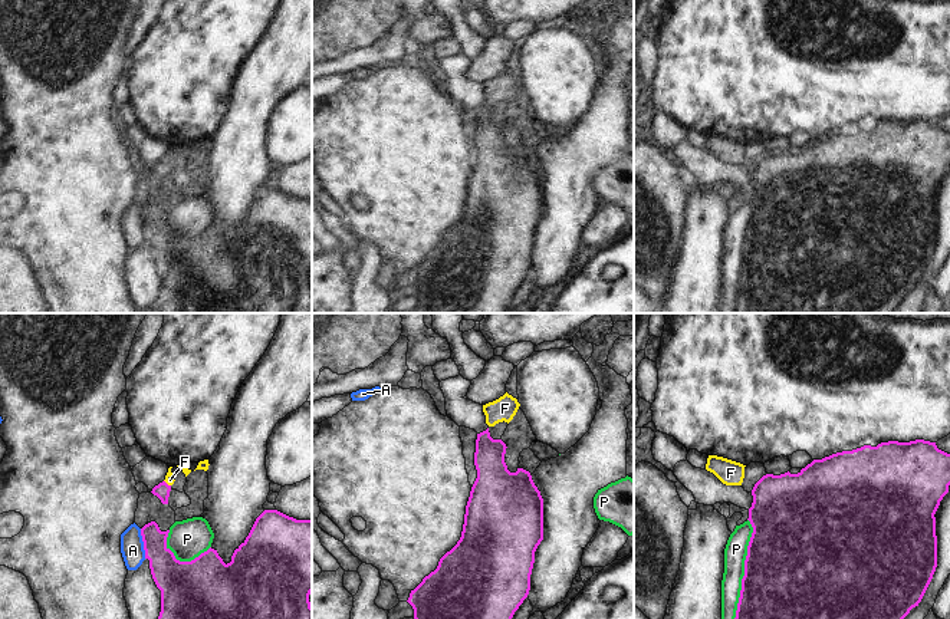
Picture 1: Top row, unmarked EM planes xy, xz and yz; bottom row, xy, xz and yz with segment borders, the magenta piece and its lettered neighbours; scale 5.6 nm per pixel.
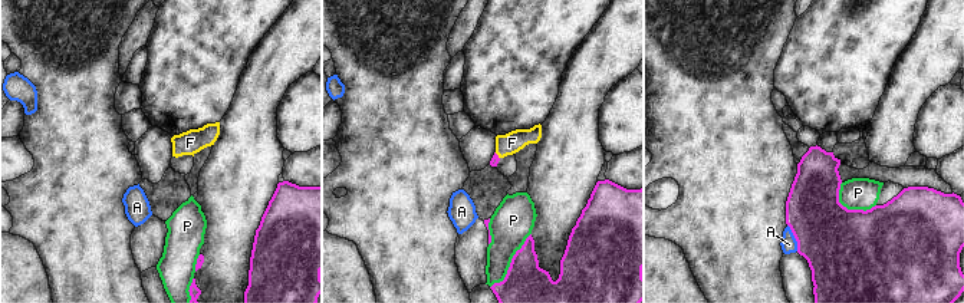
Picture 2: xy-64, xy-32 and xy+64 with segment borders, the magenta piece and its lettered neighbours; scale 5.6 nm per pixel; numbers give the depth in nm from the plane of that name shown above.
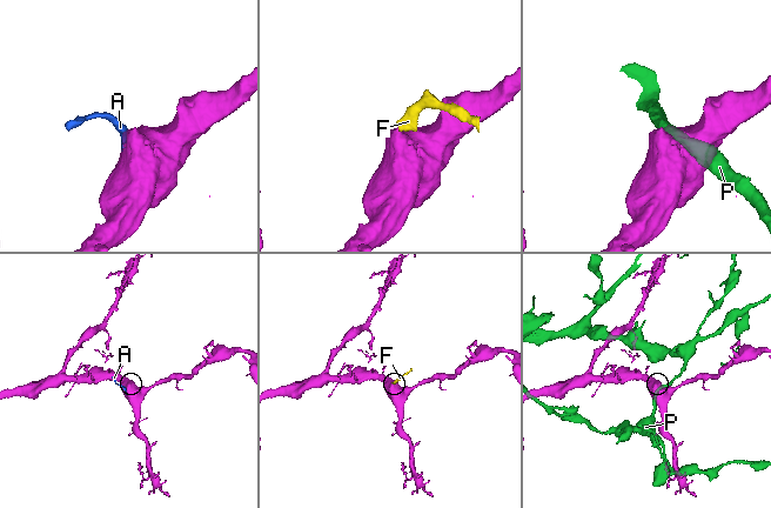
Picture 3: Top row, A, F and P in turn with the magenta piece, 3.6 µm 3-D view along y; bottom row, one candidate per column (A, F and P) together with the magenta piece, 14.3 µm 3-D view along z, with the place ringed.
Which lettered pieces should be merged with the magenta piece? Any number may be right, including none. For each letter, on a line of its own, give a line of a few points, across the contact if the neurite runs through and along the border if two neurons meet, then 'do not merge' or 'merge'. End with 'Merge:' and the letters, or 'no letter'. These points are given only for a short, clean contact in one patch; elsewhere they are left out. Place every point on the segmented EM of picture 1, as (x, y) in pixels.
A: line xy (140, 529), (145, 557); do not merge
F: line xy (163, 490), (165, 483), (170, 480); merge
P: do not merge
Merge: F

